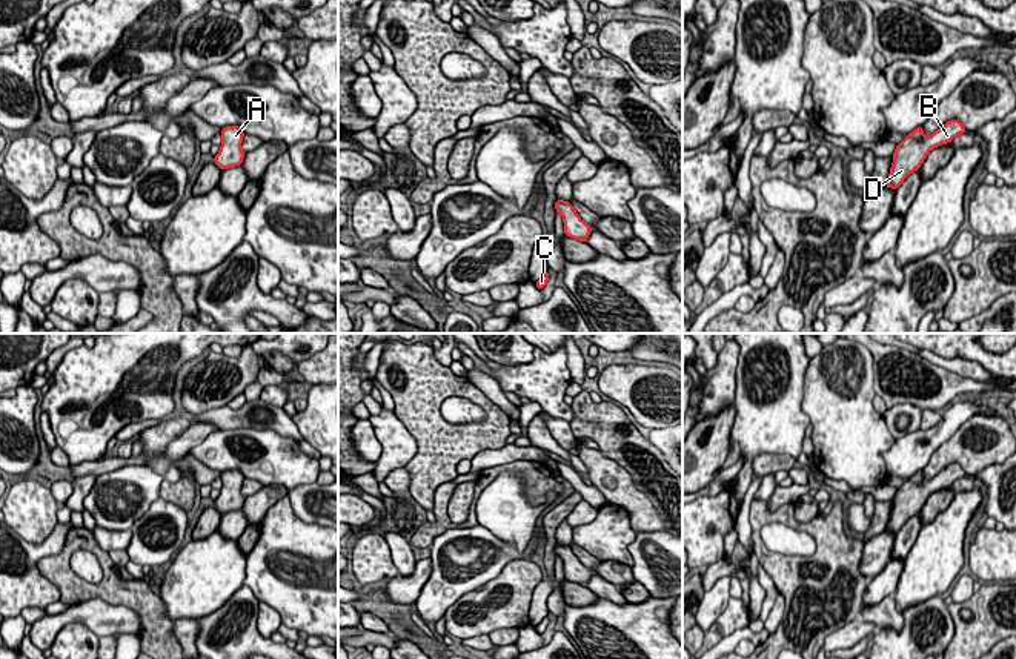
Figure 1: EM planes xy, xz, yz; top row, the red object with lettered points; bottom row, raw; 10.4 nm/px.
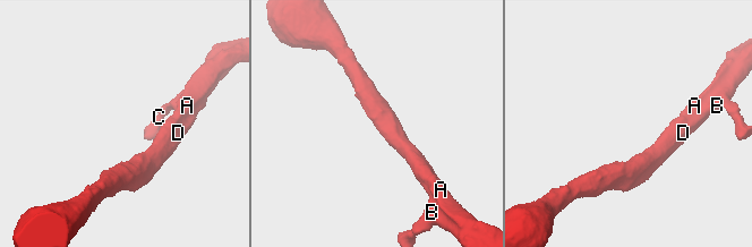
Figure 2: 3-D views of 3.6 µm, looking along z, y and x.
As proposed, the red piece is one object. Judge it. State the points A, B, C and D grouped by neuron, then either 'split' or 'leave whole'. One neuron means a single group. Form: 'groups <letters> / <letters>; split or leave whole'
groups A B C D; leave whole

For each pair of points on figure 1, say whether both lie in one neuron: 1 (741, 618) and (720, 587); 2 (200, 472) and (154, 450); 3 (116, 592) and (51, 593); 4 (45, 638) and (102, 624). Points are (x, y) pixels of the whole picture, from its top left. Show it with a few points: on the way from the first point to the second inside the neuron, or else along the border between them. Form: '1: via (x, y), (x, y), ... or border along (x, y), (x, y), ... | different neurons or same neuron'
1: border along (730, 598), (713, 622) | different neurons
2: via (188, 466), (183, 463), (165, 463) | same neuron
3: border along (37, 564), (37, 569), (57, 589), (60, 599) | different neurons
4: via (57, 622), (65, 616), (86, 616) | same neuron

